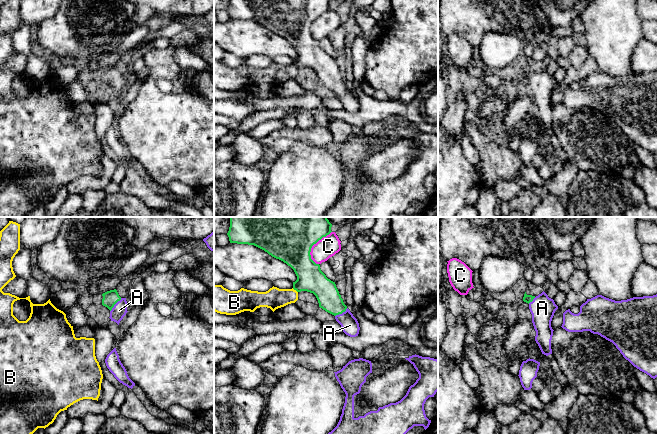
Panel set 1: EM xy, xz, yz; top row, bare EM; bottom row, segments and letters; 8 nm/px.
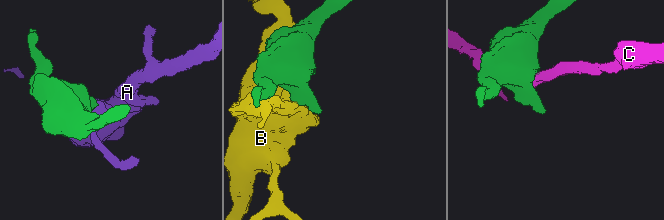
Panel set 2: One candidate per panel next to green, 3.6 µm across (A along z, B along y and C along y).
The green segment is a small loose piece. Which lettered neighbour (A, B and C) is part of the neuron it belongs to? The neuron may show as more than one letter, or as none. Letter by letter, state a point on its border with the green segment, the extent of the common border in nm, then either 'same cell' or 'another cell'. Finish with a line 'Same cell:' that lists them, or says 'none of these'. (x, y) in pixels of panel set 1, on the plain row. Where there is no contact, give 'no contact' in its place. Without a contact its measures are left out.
A: xy (114, 80) | 140 nm | same cell
B: xz (295, 65) | 60 nm | another cell
C: xz (312, 21) | 300 nm | another cell
Same cell: A

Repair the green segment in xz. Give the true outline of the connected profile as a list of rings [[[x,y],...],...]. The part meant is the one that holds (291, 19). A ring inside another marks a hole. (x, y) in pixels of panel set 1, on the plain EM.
[[[230,0],[227,11],[230,19],[254,21],[290,42],[297,52],[293,65],[297,68],[313,69],[319,83],[335,92],[343,108],[350,113],[356,113],[360,106],[357,95],[344,80],[335,58],[326,53],[320,41],[310,31],[312,22],[329,11],[332,8],[331,3],[332,0]]]

